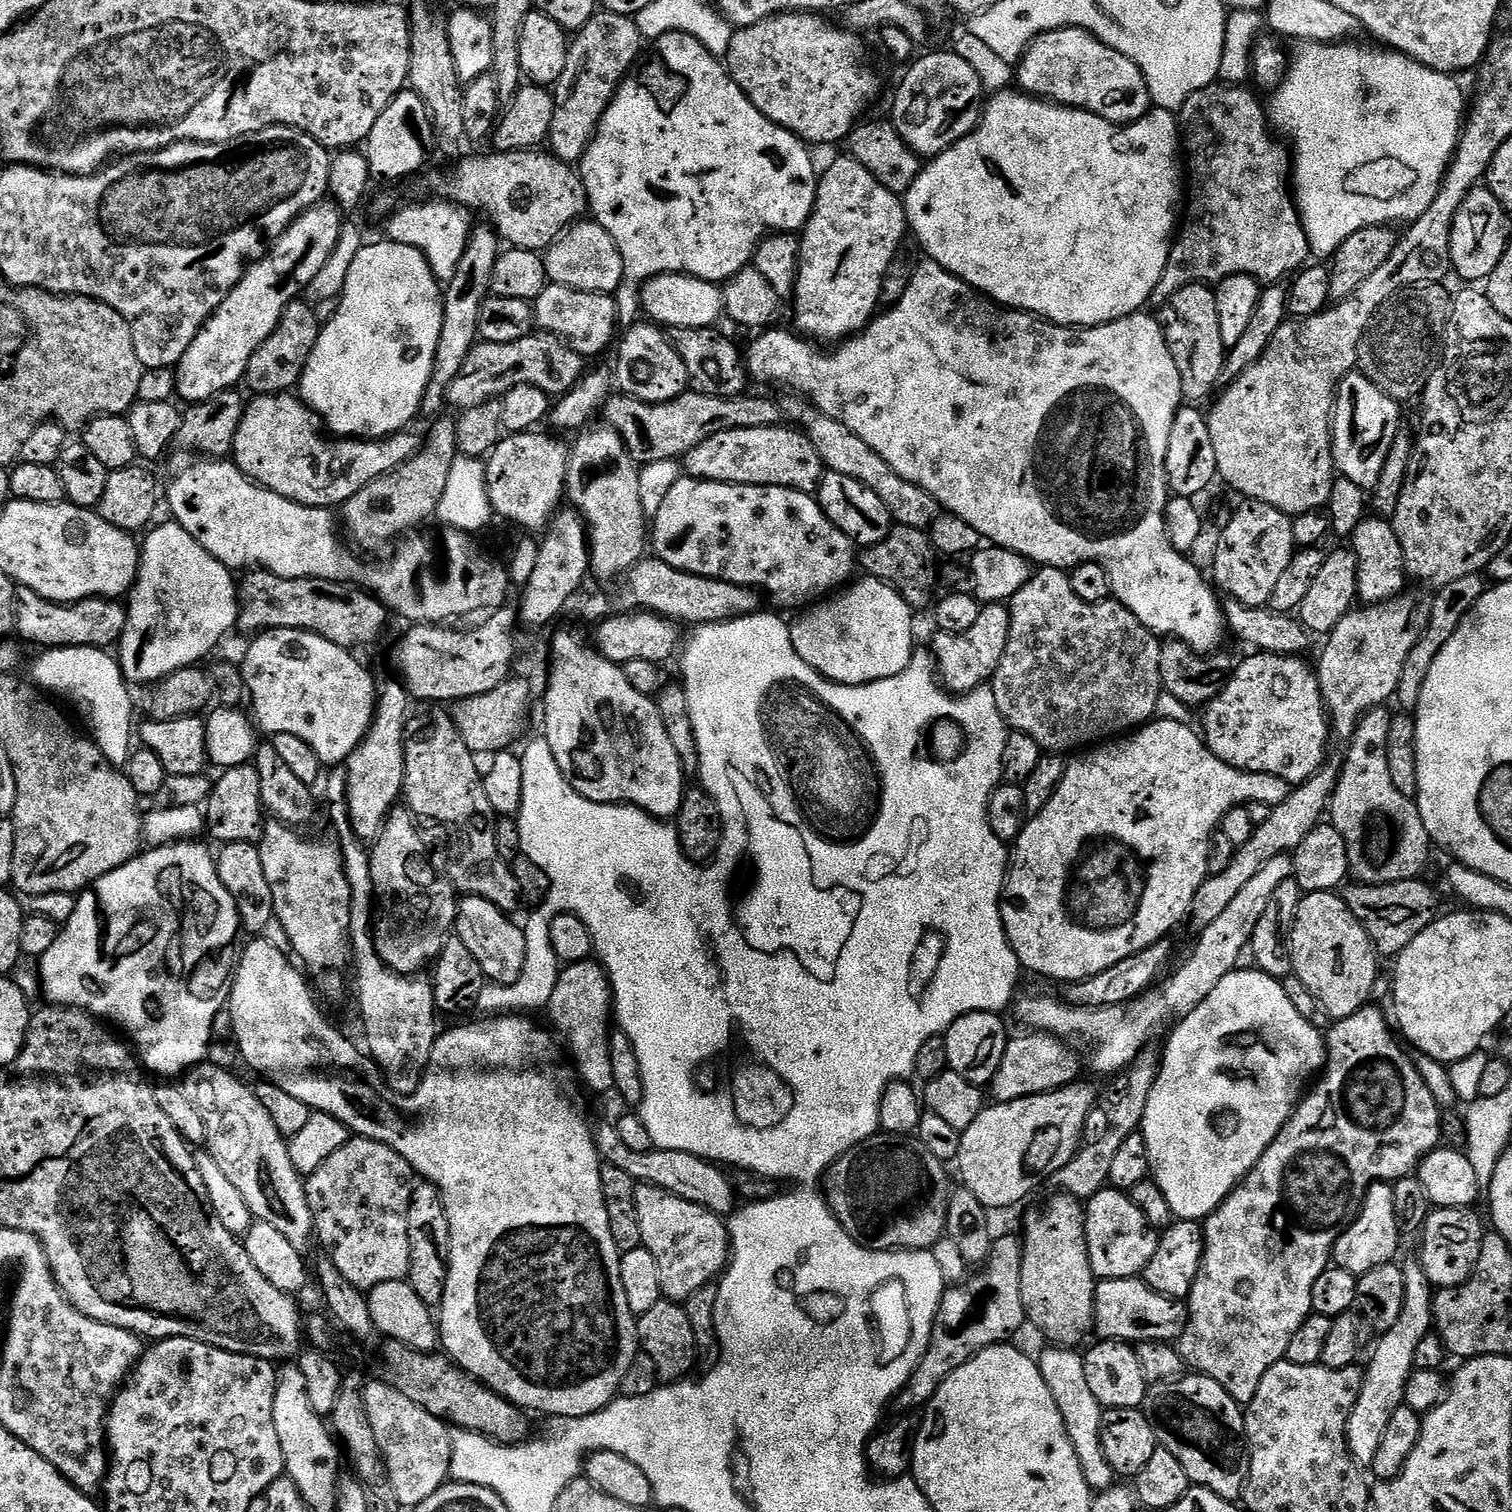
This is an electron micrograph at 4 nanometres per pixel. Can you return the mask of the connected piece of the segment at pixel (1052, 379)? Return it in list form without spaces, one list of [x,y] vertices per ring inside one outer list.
[[[929,259],[917,263],[916,272],[900,301],[884,311],[873,318],[863,332],[837,343],[833,352],[820,352],[819,343],[795,331],[783,332],[776,327],[761,331],[757,335],[760,337],[746,348],[749,377],[753,381],[768,379],[776,384],[785,384],[788,390],[799,394],[822,414],[843,422],[851,432],[858,434],[858,438],[862,438],[862,442],[866,442],[866,446],[882,454],[882,458],[886,458],[886,462],[890,462],[892,469],[902,474],[906,482],[914,482],[914,486],[922,486],[922,490],[930,493],[945,513],[962,518],[962,522],[970,522],[970,526],[974,526],[989,545],[1017,552],[1036,566],[1071,570],[1086,562],[1100,564],[1112,583],[1112,596],[1132,611],[1142,626],[1155,632],[1157,637],[1181,640],[1196,652],[1215,653],[1219,649],[1216,647],[1226,637],[1221,597],[1211,583],[1208,585],[1204,581],[1203,574],[1188,561],[1189,557],[1172,545],[1166,526],[1164,511],[1170,499],[1166,446],[1170,446],[1170,426],[1174,426],[1174,418],[1182,407],[1184,391],[1182,374],[1178,374],[1174,354],[1170,354],[1170,346],[1166,346],[1164,326],[1159,319],[1155,315],[1147,316],[1147,311],[1141,310],[1093,328],[1054,324],[1031,312],[1018,312],[977,294],[965,280],[960,280],[941,264]]]

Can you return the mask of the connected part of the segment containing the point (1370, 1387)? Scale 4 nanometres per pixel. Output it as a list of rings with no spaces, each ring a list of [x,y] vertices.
[[[1412,1258],[1409,1264],[1403,1265],[1406,1282],[1406,1298],[1402,1302],[1402,1314],[1398,1314],[1398,1322],[1390,1331],[1383,1333],[1372,1352],[1372,1361],[1362,1372],[1360,1391],[1356,1394],[1354,1406],[1347,1414],[1344,1426],[1343,1443],[1346,1451],[1361,1466],[1371,1466],[1374,1454],[1378,1454],[1378,1445],[1382,1442],[1382,1434],[1386,1434],[1386,1425],[1390,1422],[1390,1414],[1405,1403],[1408,1395],[1408,1382],[1414,1371],[1414,1350],[1422,1343],[1422,1338],[1433,1331],[1432,1298],[1434,1286],[1426,1278],[1419,1259]]]

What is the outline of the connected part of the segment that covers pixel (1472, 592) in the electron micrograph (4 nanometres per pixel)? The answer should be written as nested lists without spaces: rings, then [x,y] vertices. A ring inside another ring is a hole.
[[[1480,574],[1458,578],[1439,588],[1432,596],[1430,622],[1422,638],[1414,646],[1414,650],[1410,650],[1410,658],[1406,658],[1406,666],[1402,666],[1402,678],[1396,687],[1395,703],[1400,703],[1405,708],[1401,708],[1405,713],[1415,713],[1418,698],[1422,694],[1422,686],[1426,682],[1426,674],[1430,674],[1430,666],[1434,666],[1434,658],[1438,658],[1438,650],[1442,650],[1442,646],[1450,642],[1450,638],[1458,630],[1464,615],[1484,597],[1486,583],[1484,584],[1483,579],[1485,580],[1485,577]]]

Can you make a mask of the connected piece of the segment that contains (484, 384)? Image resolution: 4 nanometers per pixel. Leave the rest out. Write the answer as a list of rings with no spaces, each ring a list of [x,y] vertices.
[[[537,331],[516,342],[501,345],[478,342],[470,350],[462,370],[458,370],[458,378],[450,382],[446,400],[456,410],[463,410],[482,406],[487,400],[502,398],[518,386],[534,386],[547,392],[549,397],[559,398],[580,381],[586,371],[584,364],[585,357],[550,332]]]

